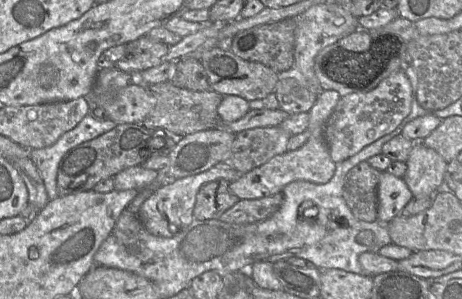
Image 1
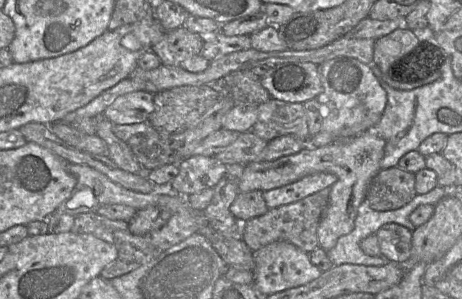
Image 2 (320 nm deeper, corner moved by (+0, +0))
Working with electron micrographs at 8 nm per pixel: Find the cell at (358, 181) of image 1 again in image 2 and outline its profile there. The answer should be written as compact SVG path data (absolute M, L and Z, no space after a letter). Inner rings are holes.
M390 167L381 169L375 175L365 200L376 211L391 211L405 206L416 195L415 173Z

